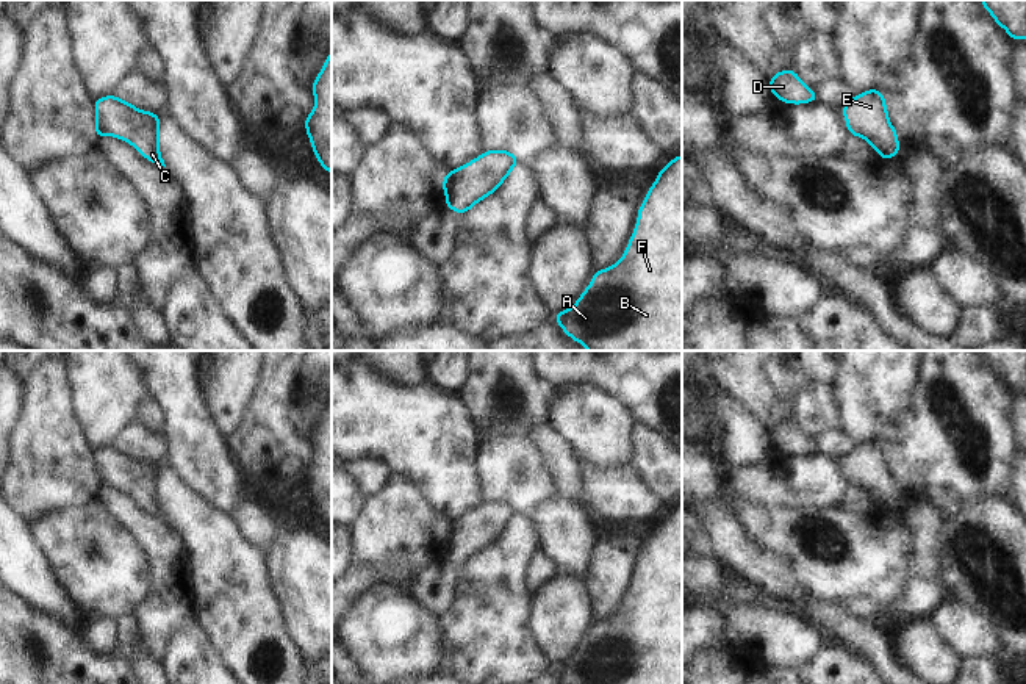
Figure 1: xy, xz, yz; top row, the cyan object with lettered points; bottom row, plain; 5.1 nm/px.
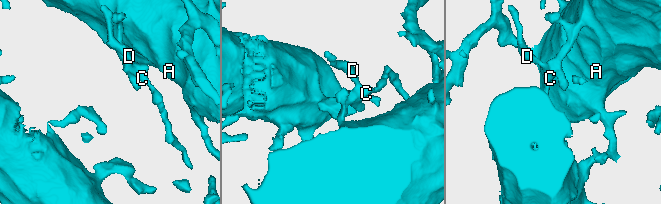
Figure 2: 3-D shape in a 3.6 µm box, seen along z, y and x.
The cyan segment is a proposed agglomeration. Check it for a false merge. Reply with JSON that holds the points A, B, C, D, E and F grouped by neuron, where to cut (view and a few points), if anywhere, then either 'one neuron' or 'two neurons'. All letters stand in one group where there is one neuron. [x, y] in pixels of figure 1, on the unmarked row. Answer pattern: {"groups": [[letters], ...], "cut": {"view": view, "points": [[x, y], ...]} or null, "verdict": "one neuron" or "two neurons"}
{"groups": [["A", "B", "C", "D", "E", "F"]], "cut": null, "verdict": "one neuron"}

